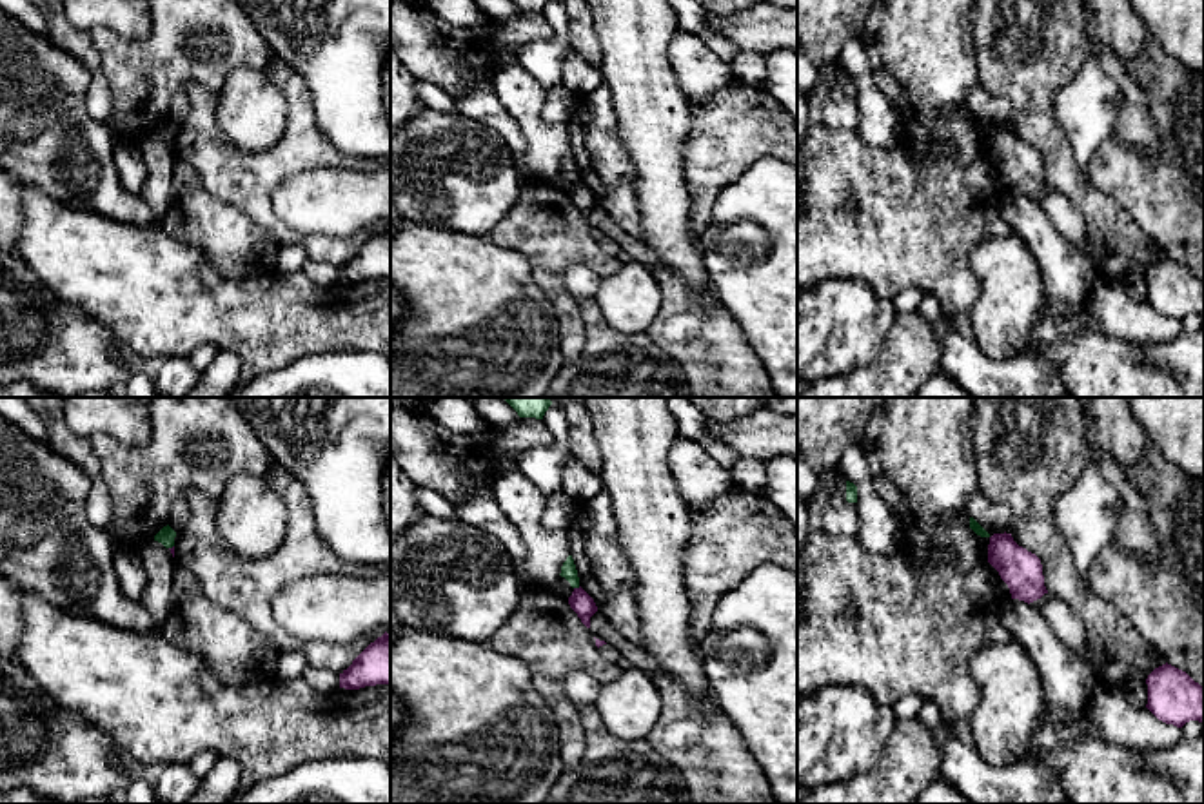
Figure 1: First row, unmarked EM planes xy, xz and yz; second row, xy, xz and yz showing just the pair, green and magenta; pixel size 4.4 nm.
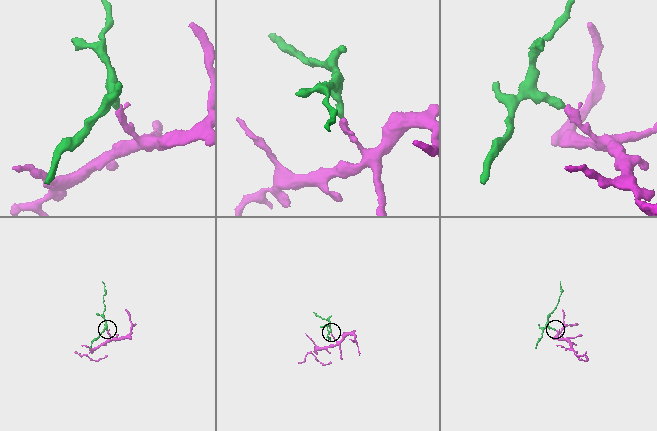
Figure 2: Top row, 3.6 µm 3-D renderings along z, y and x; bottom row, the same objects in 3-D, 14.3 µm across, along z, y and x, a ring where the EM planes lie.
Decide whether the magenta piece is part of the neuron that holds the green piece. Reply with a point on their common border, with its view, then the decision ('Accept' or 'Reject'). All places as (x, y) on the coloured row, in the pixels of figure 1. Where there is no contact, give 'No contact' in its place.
Touches green at xz (576, 587). Reject

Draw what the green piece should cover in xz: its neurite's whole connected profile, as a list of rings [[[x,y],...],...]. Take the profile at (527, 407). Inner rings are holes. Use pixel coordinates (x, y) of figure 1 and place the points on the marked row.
[[[505,397],[505,401],[518,412],[519,417],[543,419],[552,405],[548,397]]]

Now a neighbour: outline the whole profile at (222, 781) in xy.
[[[218,759],[185,804],[223,804],[236,791],[240,777],[242,770],[236,760]]]

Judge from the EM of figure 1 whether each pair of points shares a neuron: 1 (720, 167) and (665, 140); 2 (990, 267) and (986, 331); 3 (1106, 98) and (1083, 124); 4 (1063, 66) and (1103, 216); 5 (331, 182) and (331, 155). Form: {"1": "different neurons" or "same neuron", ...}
{"1": "different neurons", "2": "same neuron", "3": "same neuron", "4": "same neuron", "5": "different neurons"}

